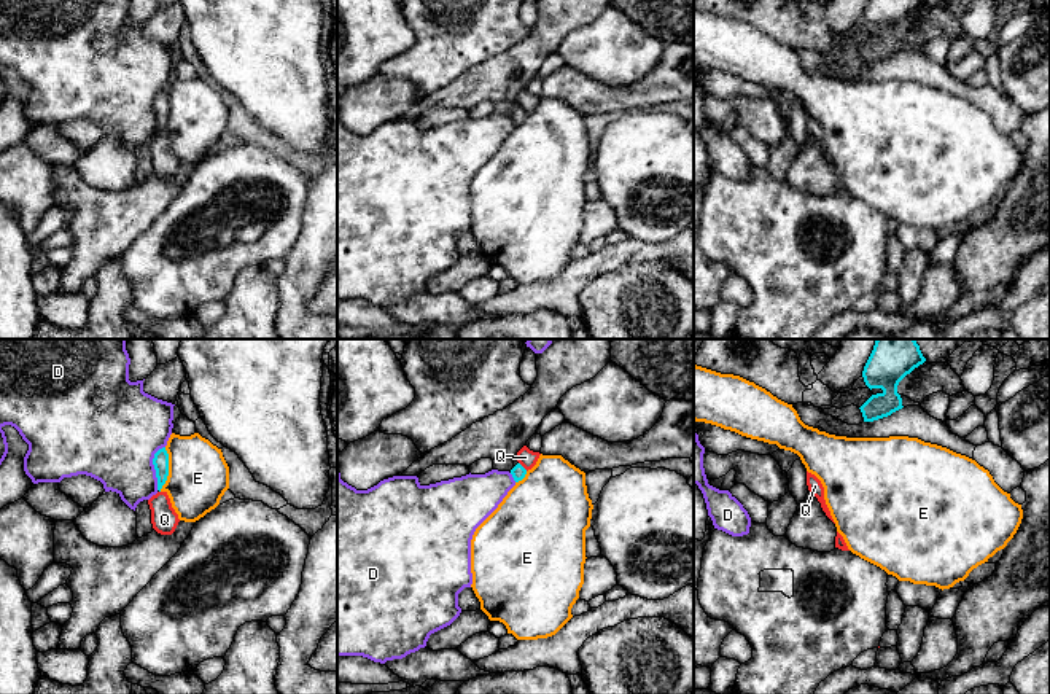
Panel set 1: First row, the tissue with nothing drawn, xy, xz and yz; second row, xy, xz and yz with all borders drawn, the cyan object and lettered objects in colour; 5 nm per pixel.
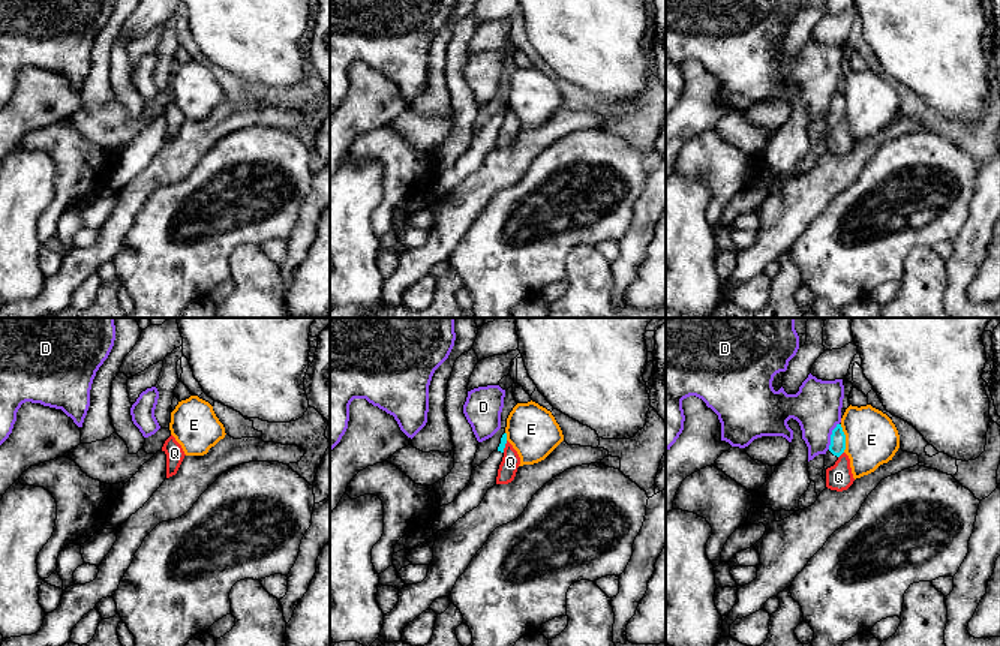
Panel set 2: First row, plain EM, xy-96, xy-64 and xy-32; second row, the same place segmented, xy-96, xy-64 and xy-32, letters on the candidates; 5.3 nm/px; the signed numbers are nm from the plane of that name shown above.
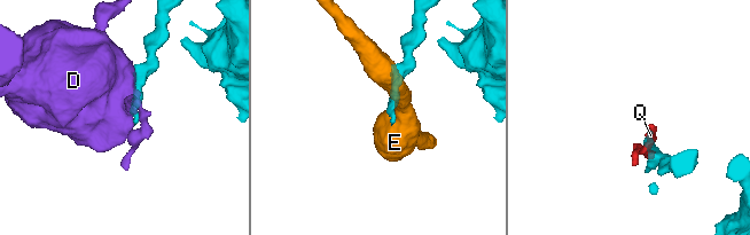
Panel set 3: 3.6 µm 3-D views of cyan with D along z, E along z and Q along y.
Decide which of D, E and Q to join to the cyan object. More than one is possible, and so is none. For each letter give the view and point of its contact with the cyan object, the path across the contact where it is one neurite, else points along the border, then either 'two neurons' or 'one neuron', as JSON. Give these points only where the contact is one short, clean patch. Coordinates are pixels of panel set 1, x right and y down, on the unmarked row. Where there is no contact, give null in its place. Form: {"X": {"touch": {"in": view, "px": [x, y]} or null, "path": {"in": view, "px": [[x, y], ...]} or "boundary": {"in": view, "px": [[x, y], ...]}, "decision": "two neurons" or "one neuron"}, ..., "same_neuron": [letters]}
{"D": {"touch": {"in": "xy", "px": [155, 110]}, "decision": "two neurons"}, "E": {"touch": {"in": "xy", "px": [167, 113]}, "decision": "two neurons"}, "Q": {"touch": {"in": "xz", "px": [522, 110]}, "boundary": {"in": "xz", "px": [[519, 105], [527, 113]]}, "decision": "two neurons"}, "same_neuron": []}

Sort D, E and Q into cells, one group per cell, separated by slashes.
D / E / Q

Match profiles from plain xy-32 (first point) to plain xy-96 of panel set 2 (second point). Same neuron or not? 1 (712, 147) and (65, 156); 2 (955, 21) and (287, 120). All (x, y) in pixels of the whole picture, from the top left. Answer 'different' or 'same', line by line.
1: same
2: different

